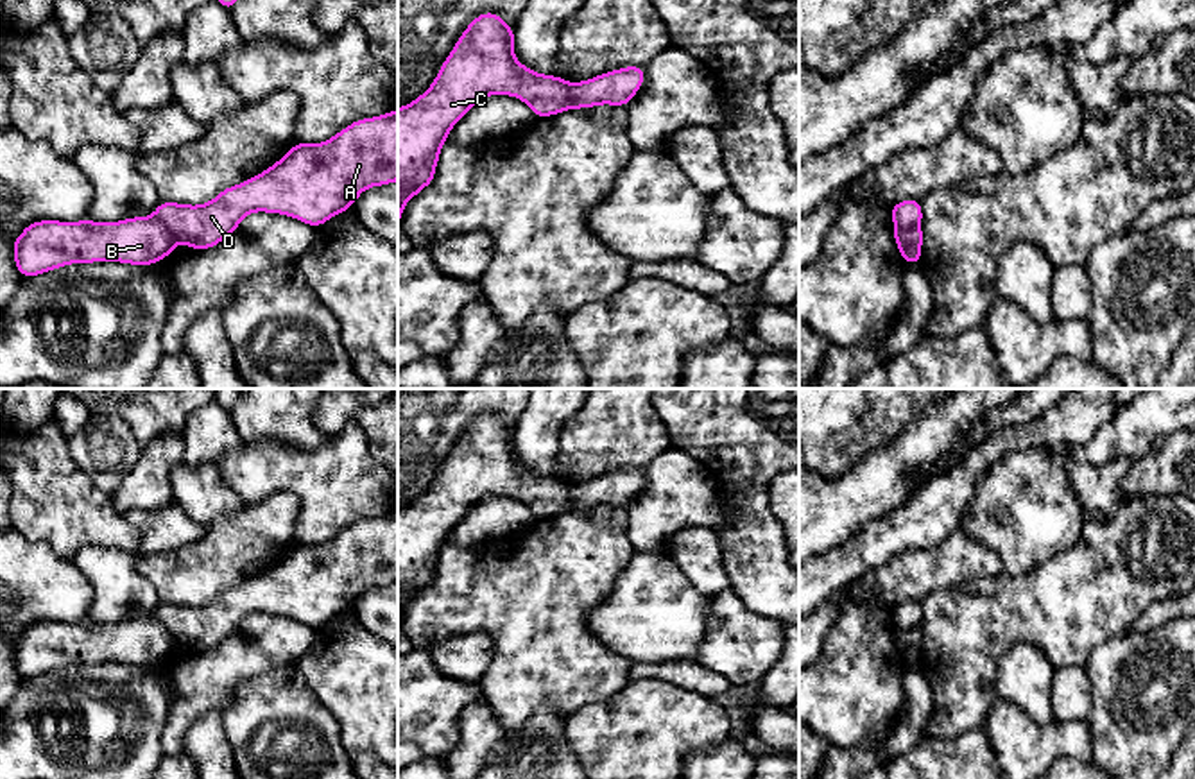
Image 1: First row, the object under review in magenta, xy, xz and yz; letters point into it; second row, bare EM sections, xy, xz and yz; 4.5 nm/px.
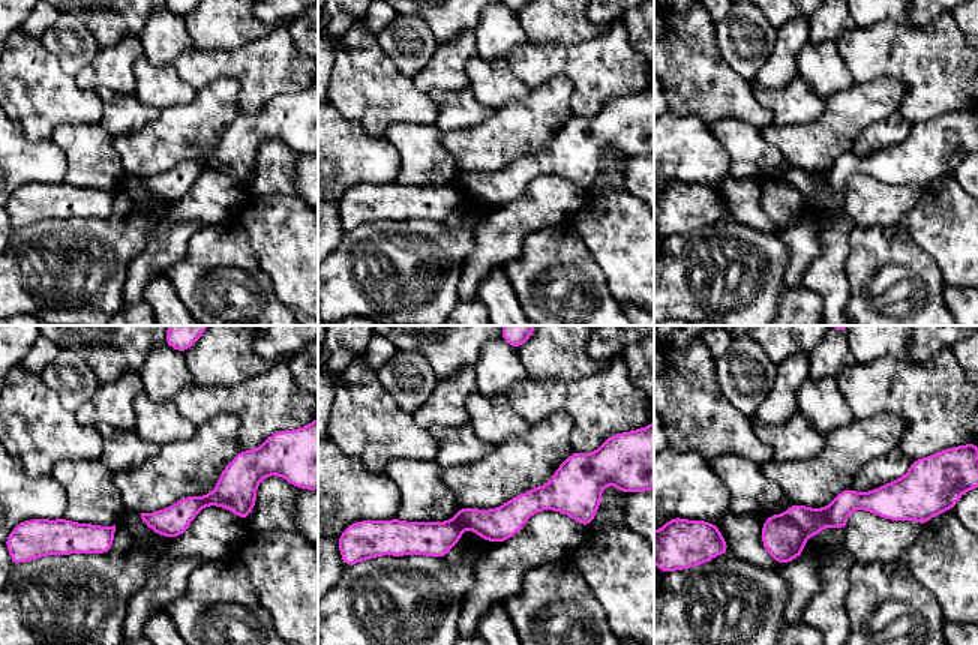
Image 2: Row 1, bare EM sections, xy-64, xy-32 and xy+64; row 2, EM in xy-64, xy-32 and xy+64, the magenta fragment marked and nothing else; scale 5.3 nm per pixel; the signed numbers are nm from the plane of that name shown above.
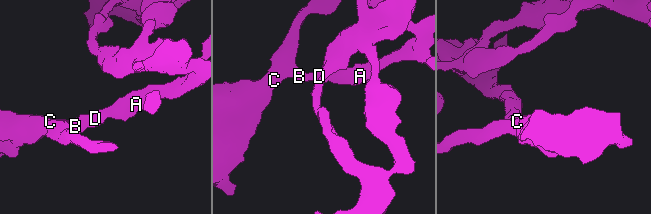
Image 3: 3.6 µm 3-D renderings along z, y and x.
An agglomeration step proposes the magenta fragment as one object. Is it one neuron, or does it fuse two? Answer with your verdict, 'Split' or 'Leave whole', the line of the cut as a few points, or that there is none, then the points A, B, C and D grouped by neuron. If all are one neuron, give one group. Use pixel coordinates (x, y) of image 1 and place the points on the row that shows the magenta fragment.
Split. Split along xy (153, 215), (178, 240). Groups: A D / B C

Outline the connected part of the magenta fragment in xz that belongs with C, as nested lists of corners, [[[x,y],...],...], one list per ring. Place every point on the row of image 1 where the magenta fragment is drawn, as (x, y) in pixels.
[[[482,13],[471,20],[430,88],[398,107],[398,226],[403,206],[435,179],[439,154],[451,127],[489,95],[518,97],[537,118],[570,109],[570,82],[520,64],[514,56],[514,27],[507,27],[498,13]]]

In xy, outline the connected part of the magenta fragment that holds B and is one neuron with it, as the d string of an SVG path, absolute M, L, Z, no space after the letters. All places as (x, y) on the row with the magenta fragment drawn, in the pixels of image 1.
M154 215L120 222L39 220L13 240L14 267L25 278L70 263L120 261L147 267L172 254L177 240Z

